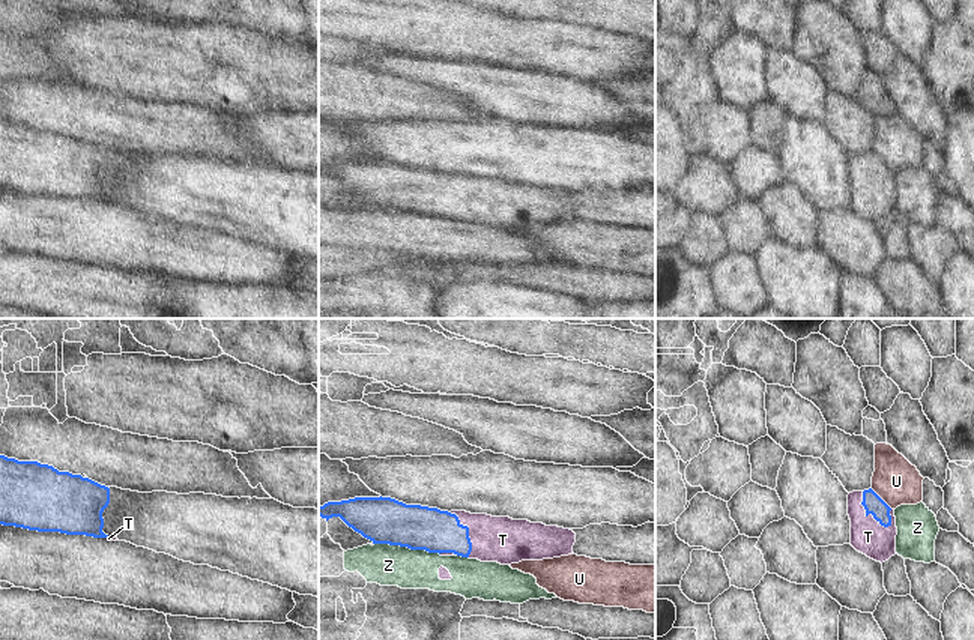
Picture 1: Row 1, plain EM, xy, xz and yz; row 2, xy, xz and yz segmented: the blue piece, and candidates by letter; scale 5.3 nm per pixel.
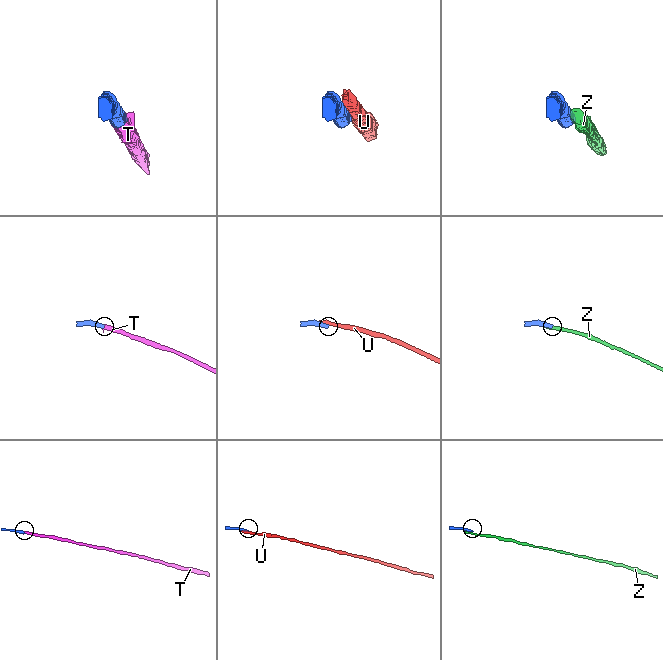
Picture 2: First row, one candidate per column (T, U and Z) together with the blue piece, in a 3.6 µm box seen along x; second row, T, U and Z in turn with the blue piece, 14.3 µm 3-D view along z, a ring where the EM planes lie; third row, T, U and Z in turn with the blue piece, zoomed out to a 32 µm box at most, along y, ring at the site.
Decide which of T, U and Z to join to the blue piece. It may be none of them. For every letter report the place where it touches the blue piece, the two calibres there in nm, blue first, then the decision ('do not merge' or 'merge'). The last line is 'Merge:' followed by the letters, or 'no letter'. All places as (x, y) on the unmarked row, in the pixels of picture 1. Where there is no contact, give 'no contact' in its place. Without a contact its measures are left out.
T: contact yz (868, 178); calibres 100 and 190 nm; merge
U: contact yz (880, 161); calibres 100 and 240 nm; do not merge
Z: contact xz (408, 211); calibres 260 and 220 nm; do not merge
Merge: T

